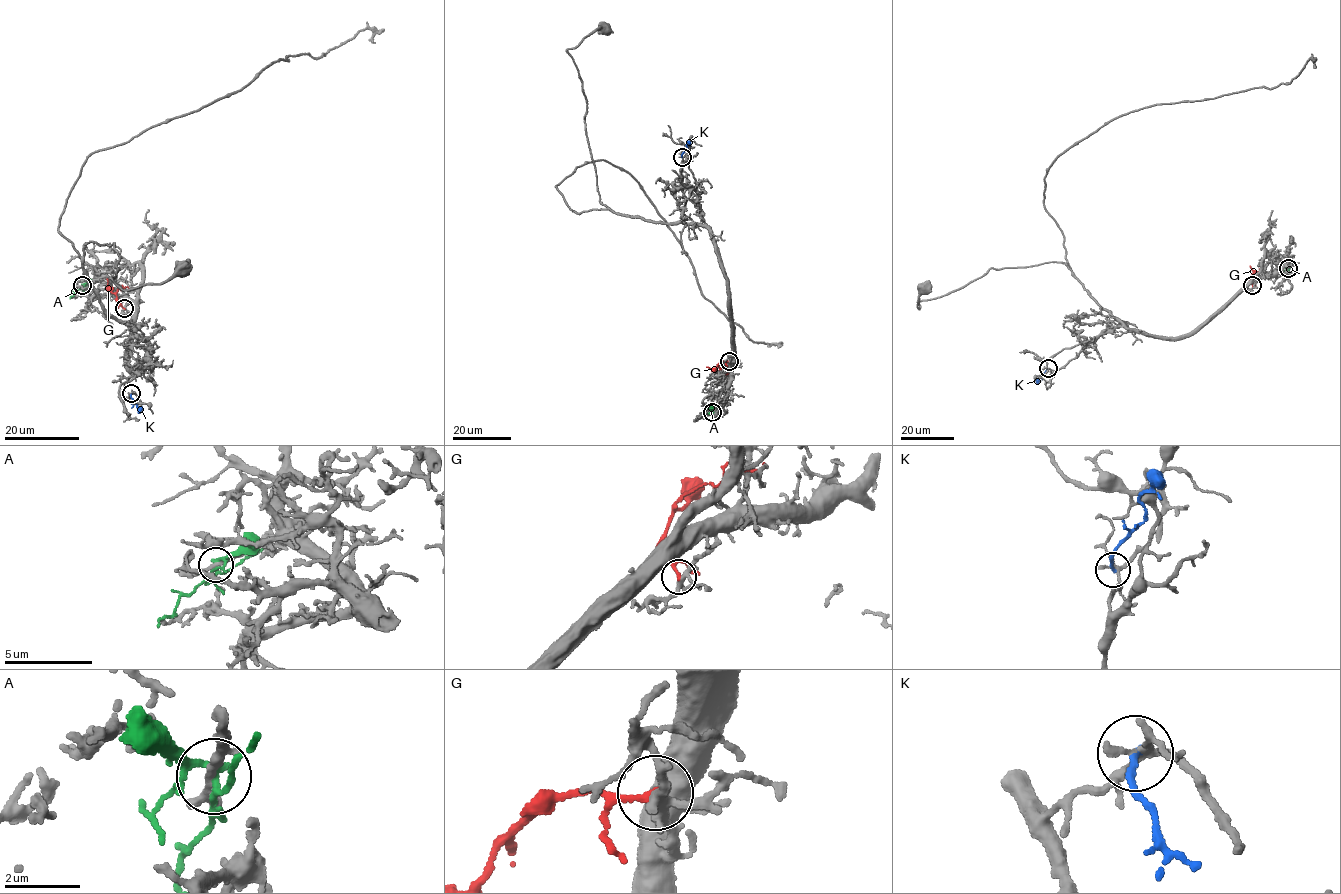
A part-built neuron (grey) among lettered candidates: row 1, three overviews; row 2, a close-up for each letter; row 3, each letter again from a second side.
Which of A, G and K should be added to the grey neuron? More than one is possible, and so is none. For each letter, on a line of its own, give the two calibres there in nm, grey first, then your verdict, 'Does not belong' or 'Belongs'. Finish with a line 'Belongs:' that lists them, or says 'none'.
A: Thickness 200 nm (grey) against 140 nm. Does not belong
G: Thickness 240 nm (grey) against 200 nm. Does not belong
K: Thickness 170 nm (grey) against 180 nm. Does not belong
Belongs: none

